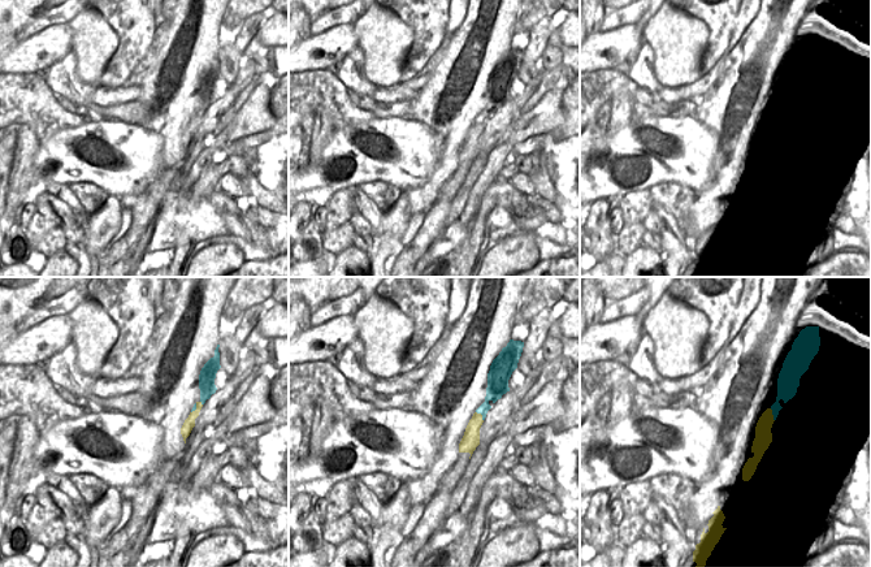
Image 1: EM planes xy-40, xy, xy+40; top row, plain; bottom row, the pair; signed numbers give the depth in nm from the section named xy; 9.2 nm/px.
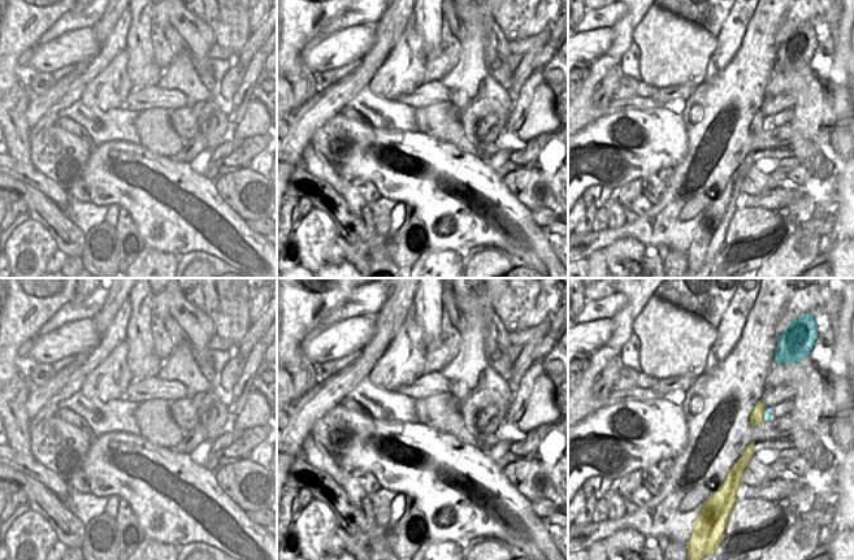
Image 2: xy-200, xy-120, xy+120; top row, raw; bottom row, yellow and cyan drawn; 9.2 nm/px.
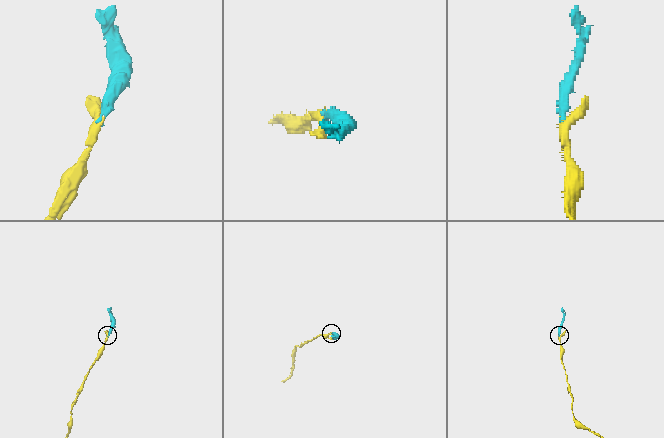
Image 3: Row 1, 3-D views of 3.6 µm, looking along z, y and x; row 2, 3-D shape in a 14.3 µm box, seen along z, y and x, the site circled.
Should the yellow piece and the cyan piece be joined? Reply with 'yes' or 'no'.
yes

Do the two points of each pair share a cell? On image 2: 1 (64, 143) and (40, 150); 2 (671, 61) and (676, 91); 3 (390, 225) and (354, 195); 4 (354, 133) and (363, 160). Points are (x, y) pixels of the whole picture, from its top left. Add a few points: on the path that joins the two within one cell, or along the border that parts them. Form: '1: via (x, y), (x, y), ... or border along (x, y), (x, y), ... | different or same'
1: via (59, 148), (46, 150) | same
2: border along (698, 83), (672, 83), (658, 89) | different
3: border along (368, 203), (372, 211), (373, 226), (385, 237) | different
4: border along (375, 129), (369, 143), (354, 143), (336, 165) | different

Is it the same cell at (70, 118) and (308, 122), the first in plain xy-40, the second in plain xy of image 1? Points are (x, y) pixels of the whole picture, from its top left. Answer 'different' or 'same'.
different

